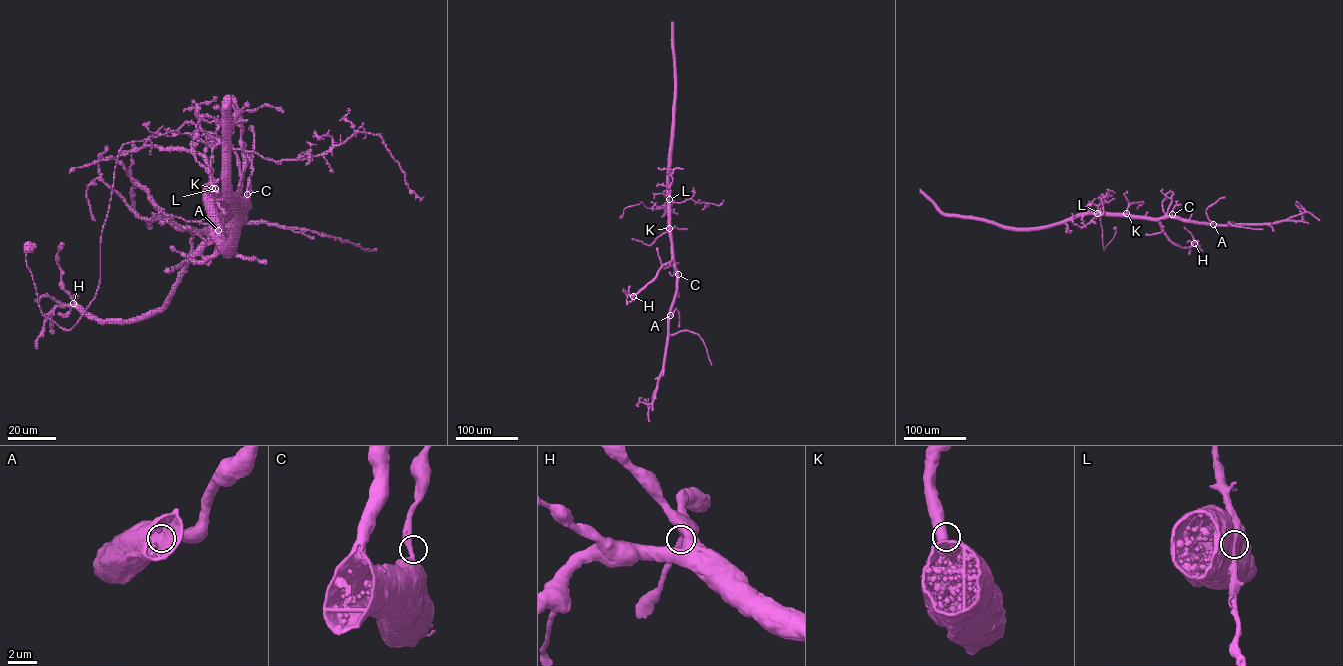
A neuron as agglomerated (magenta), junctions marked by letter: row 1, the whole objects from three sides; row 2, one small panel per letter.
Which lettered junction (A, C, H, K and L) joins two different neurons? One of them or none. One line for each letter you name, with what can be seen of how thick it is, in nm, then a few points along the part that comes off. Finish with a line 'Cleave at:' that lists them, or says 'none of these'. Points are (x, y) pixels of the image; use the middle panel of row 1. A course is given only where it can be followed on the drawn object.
L: Thickness 500 nm. Course of the part to remove: (669, 199), (670, 203), (661, 208), (648, 208), (642, 202), (627, 207), (620, 218), (623, 217)
Cleave at: L

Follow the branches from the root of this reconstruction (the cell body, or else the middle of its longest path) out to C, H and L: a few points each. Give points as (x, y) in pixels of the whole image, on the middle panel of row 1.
C: (621, 217), (625, 208), (641, 202), (652, 209), (662, 208), (670, 203), (669, 229), (678, 274)
H: (621, 217), (625, 208), (641, 202), (652, 209), (662, 208), (670, 203), (671, 260), (633, 296)
L: (621, 217), (627, 207), (642, 202), (648, 208), (662, 208), (670, 203), (669, 199)

